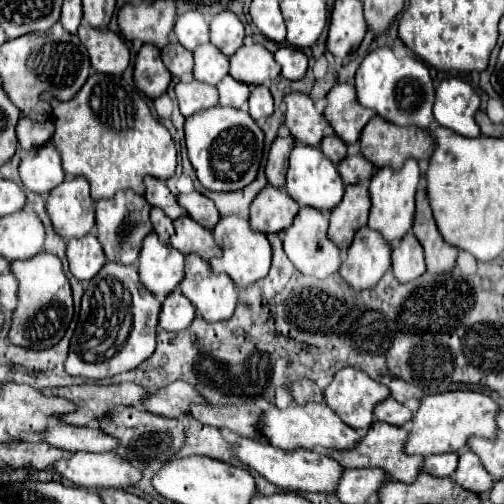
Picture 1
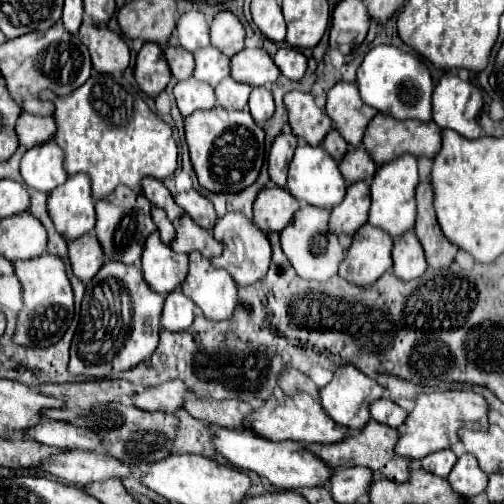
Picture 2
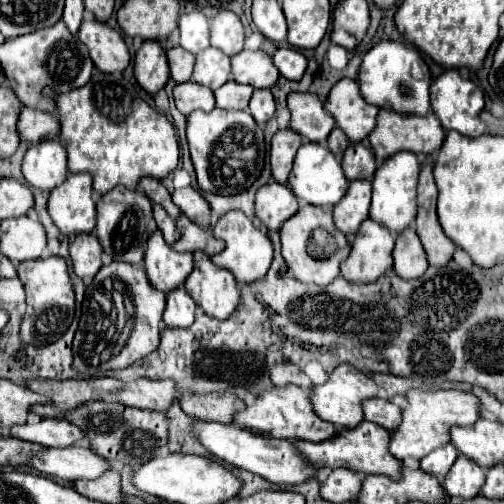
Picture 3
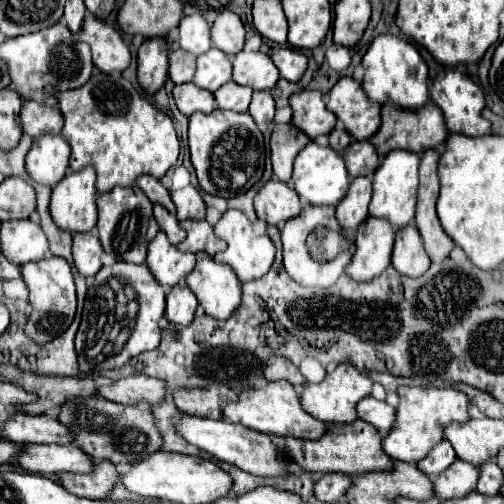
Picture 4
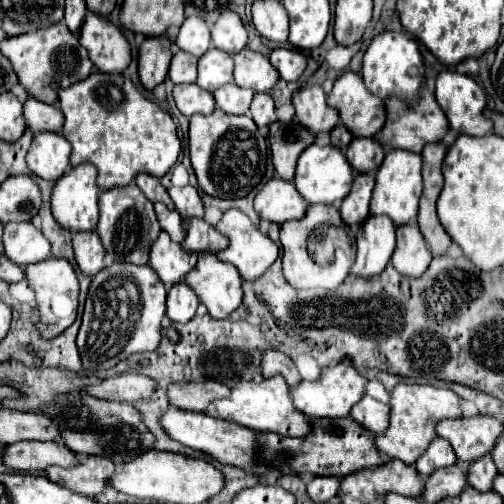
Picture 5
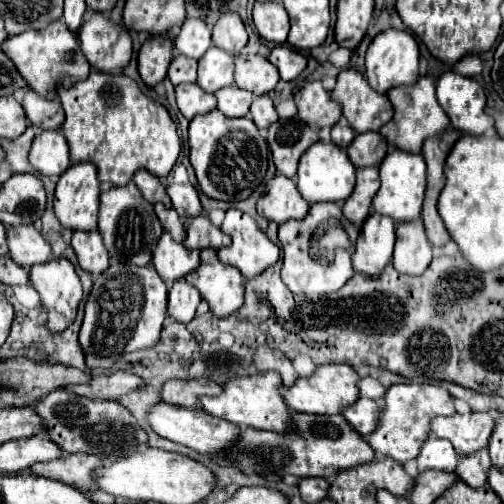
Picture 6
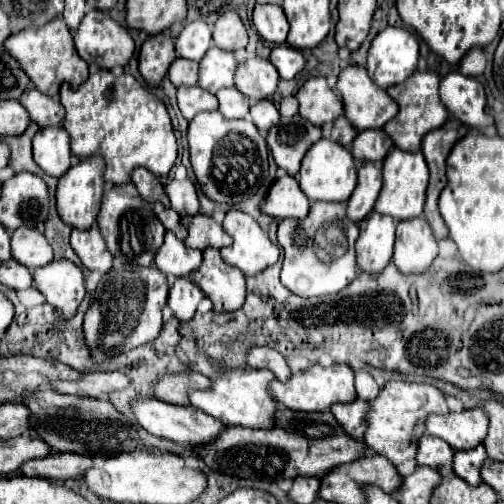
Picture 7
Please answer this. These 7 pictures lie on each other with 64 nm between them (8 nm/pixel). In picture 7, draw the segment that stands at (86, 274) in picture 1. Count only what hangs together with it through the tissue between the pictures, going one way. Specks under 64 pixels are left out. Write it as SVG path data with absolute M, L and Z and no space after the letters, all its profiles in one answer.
M96 224L90 230L72 230L70 242L84 268L100 274L106 274L112 268L112 254L108 252Z

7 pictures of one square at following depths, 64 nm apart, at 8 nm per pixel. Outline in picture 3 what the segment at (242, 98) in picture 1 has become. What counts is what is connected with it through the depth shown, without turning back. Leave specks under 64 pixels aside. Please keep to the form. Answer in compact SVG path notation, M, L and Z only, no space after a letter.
M228 80L224 86L214 90L216 106L224 110L248 110L248 102L254 88L246 84L238 84L234 80Z

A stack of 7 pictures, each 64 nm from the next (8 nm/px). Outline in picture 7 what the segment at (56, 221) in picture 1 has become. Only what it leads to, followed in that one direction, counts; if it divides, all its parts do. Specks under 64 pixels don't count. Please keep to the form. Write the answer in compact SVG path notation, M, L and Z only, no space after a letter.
M94 156L94 158L80 160L58 180L56 210L64 224L78 228L78 230L88 230L94 226L98 212L100 212L100 204L102 204L102 192L104 192L102 174L104 174L104 162L100 162L98 156Z

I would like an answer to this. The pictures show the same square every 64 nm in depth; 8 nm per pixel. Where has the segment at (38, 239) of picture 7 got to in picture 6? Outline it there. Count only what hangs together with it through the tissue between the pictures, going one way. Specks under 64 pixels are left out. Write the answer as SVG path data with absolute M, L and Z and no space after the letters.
M18 224L8 228L6 240L8 240L10 258L24 268L32 268L34 264L44 264L52 258L50 244L36 228L32 228L32 224Z

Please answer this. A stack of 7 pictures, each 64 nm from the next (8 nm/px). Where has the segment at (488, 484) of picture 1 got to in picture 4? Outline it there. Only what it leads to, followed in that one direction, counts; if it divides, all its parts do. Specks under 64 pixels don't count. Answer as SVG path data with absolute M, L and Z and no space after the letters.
M460 458L454 460L454 464L440 474L440 478L434 482L434 490L438 498L464 498L470 492L476 490L480 472L474 464L468 464Z

